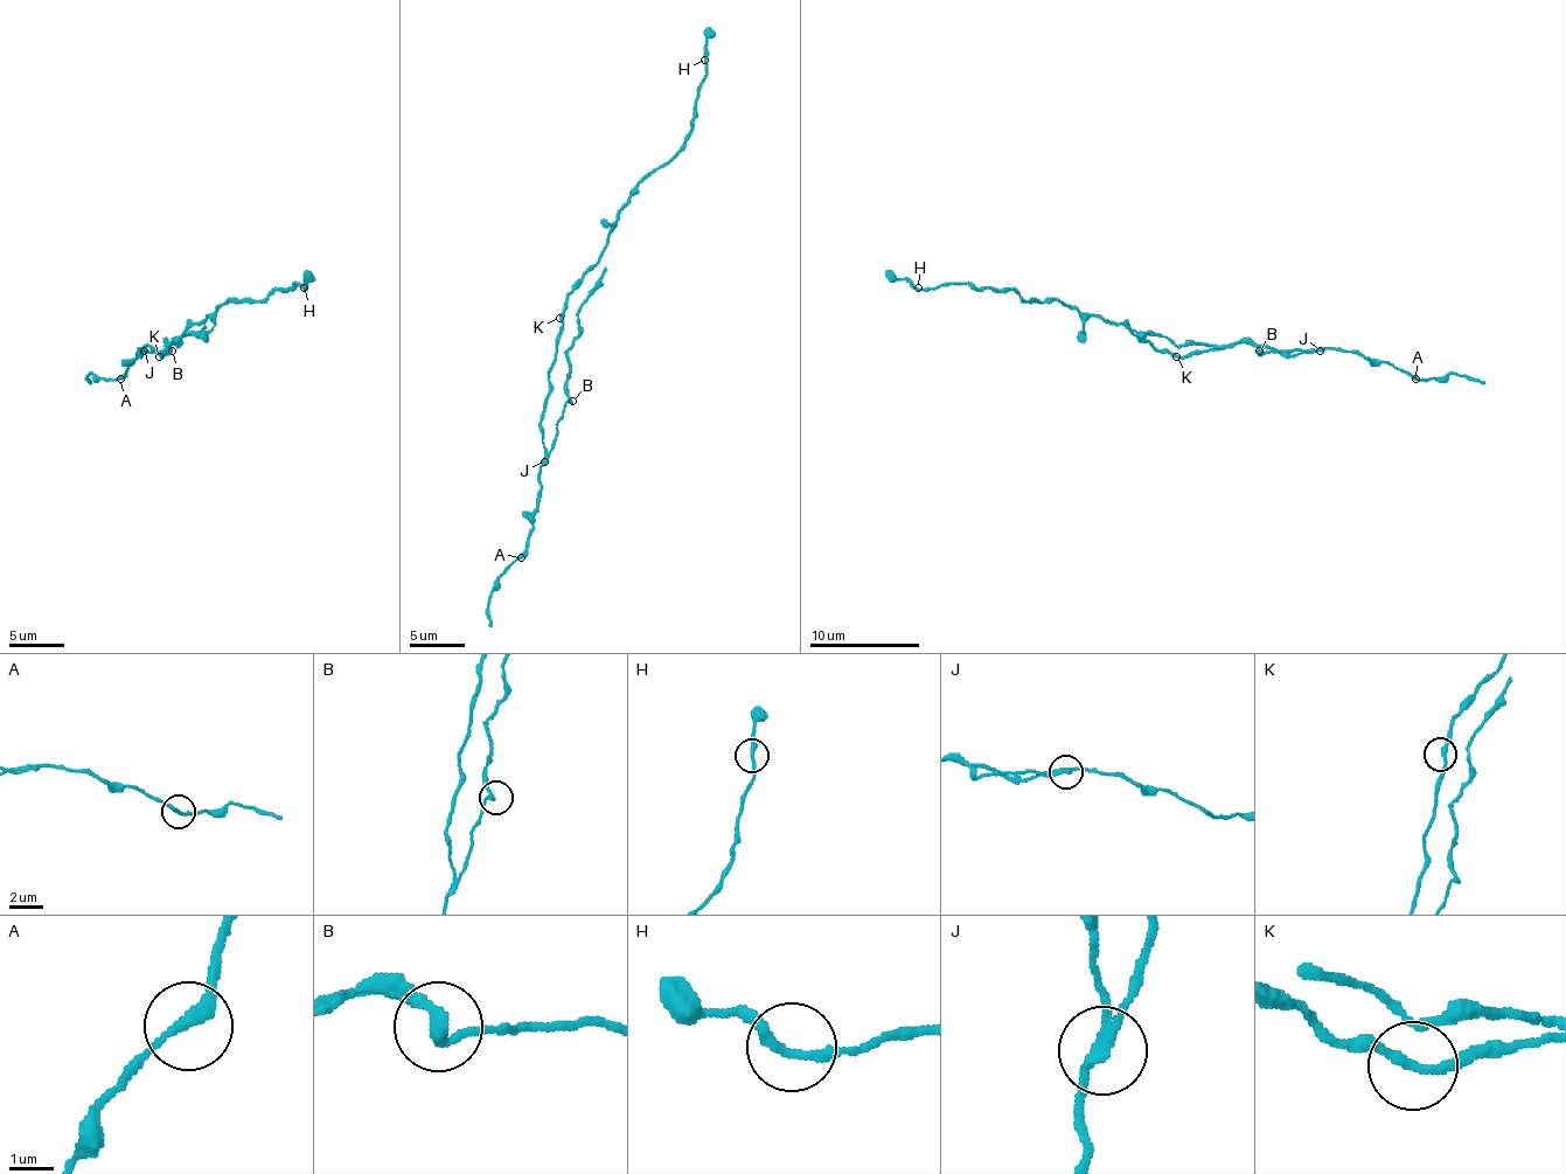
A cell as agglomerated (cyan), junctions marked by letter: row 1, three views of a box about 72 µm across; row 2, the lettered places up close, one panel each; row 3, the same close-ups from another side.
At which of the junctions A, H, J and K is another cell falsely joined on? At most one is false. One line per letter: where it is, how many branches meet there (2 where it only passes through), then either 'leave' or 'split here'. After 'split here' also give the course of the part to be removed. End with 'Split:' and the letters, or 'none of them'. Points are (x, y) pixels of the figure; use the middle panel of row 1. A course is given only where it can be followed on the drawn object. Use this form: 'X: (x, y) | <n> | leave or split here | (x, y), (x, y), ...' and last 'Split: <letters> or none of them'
A: (521, 557) | 2 | leave
H: (704, 60) | 2 | leave
J: (544, 462) | 3 | split here | (545, 462), (556, 421), (570, 398), (568, 348), (578, 335), (578, 315), (584, 301), (606, 266)
K: (559, 318) | 2 | leave
Split: J

